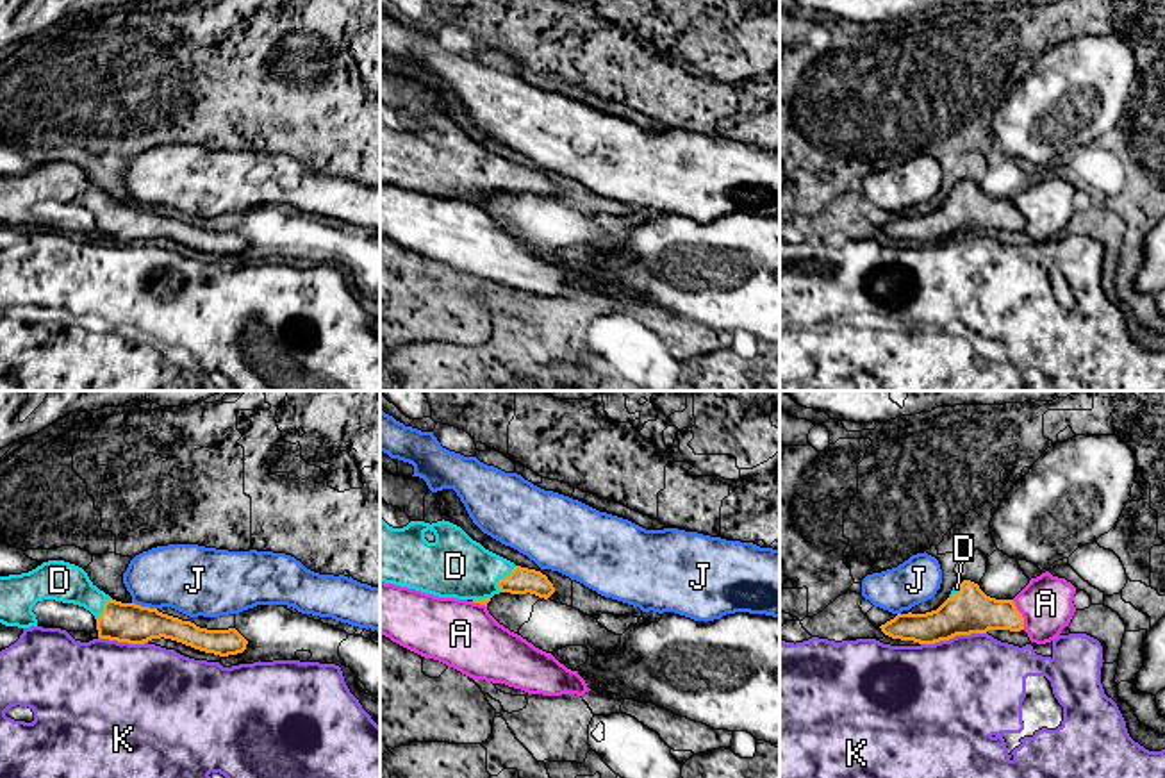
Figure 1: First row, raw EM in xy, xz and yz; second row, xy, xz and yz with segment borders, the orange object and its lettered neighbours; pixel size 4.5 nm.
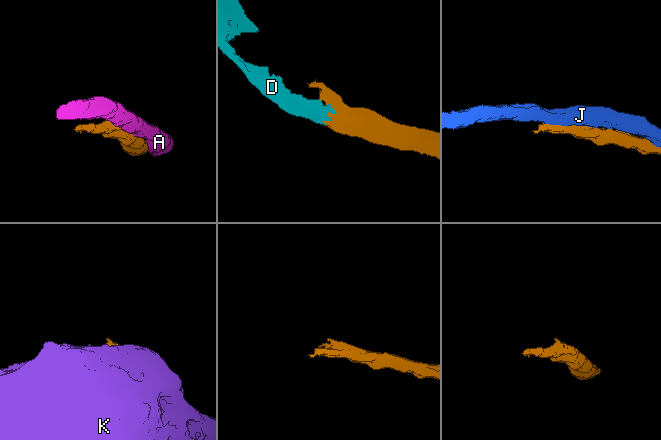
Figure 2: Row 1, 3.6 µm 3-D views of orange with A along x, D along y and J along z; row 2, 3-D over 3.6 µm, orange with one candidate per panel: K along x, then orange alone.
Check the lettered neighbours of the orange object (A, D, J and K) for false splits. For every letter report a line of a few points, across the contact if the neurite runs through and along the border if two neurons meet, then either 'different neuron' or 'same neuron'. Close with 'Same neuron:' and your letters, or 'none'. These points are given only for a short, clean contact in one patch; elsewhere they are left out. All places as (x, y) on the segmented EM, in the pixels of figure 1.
A: different neuron
D: same neuron
J: different neuron
K: different neuron
Same neuron: D

